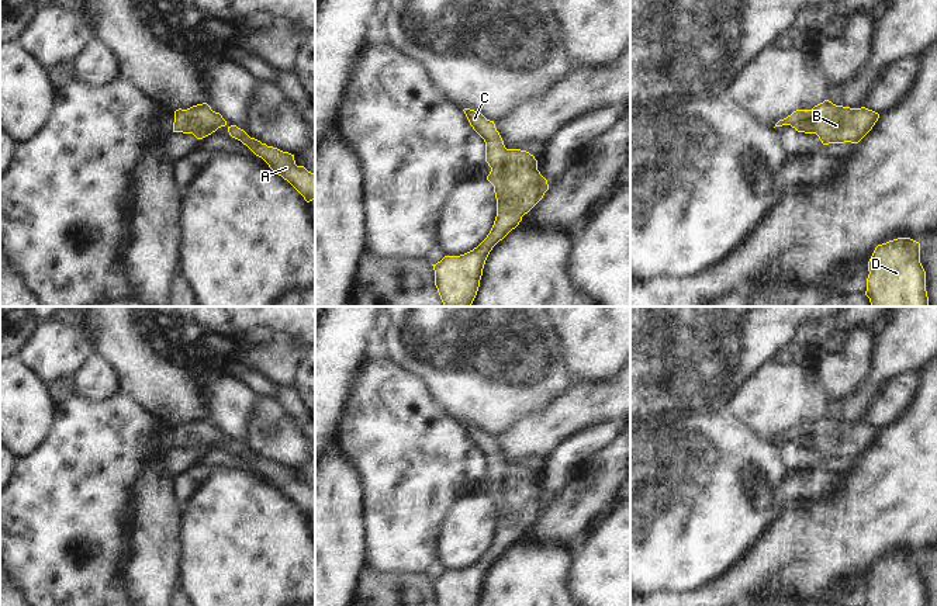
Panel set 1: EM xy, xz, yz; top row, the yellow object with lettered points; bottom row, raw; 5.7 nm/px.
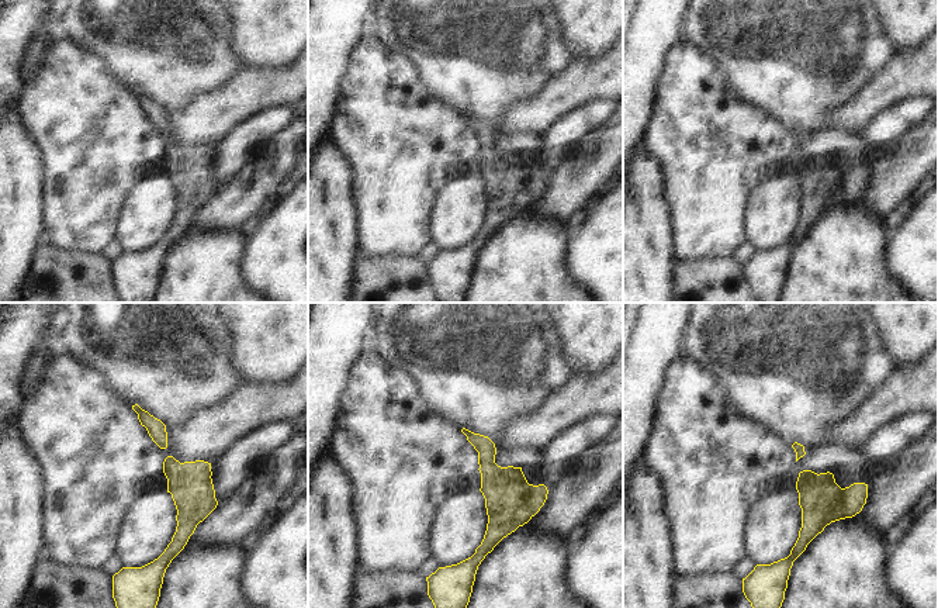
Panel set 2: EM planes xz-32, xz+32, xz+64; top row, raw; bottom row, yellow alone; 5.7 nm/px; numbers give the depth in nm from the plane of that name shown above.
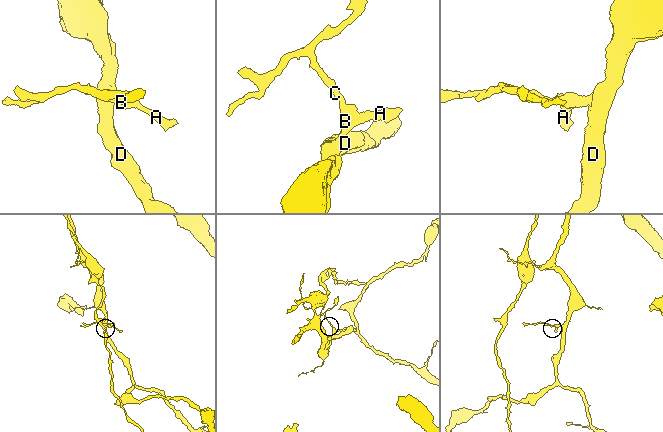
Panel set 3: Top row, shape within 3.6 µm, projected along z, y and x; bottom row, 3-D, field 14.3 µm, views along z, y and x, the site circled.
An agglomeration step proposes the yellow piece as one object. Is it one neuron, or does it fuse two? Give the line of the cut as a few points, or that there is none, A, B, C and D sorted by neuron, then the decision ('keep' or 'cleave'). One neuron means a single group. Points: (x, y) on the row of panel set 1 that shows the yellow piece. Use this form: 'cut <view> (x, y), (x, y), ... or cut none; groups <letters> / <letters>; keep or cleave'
cut none; groups A B C D; keep

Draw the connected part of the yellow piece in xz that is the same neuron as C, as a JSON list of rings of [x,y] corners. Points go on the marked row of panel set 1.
[[[463,110],[473,129],[485,142],[485,162],[491,167],[487,180],[494,186],[497,198],[497,217],[487,238],[473,250],[460,256],[445,256],[433,266],[435,285],[445,307],[471,307],[483,276],[485,260],[492,247],[515,229],[522,217],[528,214],[549,190],[547,180],[537,170],[537,160],[533,155],[521,149],[506,149],[494,121],[487,120],[481,112]]]

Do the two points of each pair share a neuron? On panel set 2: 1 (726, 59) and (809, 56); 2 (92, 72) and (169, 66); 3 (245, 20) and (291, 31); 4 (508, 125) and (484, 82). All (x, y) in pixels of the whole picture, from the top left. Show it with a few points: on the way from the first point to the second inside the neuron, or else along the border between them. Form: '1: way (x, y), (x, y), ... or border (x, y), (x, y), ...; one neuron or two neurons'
1: way (747, 56), (788, 56); one neuron
2: border (86, 51), (99, 55), (131, 93); two neurons
3: way (256, 20), (280, 20); one neuron
4: border (530, 94), (515, 100), (491, 124); two neurons

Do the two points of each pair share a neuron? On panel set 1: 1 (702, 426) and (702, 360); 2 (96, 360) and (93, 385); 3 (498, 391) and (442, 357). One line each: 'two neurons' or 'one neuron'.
1: two neurons
2: one neuron
3: one neuron

